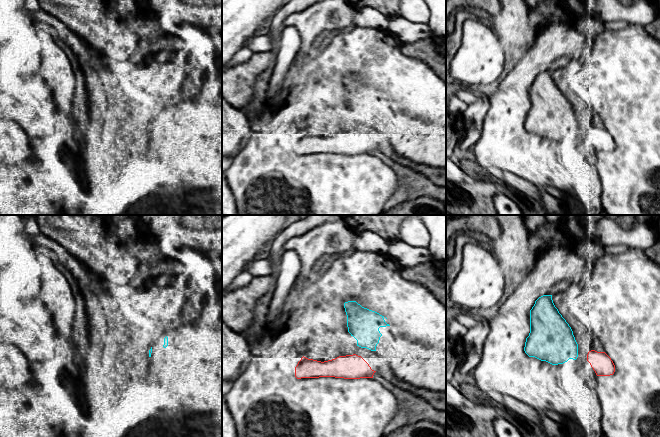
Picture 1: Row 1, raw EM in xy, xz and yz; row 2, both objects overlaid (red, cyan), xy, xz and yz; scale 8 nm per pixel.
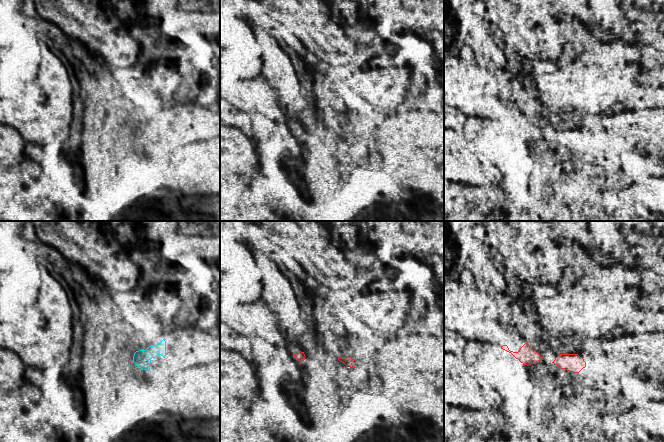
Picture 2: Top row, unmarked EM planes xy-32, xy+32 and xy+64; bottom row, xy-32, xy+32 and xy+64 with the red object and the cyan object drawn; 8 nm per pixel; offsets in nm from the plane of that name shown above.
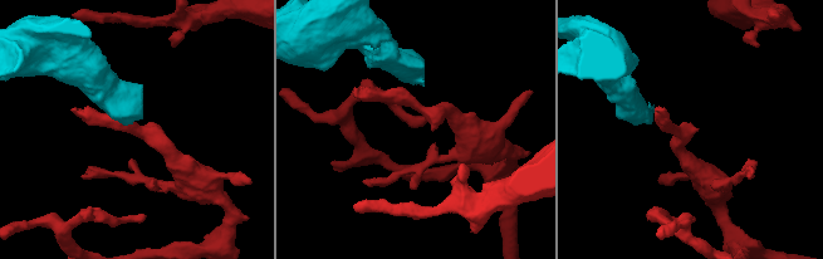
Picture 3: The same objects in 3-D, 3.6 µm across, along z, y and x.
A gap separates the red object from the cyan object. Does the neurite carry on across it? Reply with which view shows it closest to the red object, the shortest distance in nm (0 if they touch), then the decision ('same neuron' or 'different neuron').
nearest in xz; 70 nm apart; different neuron

